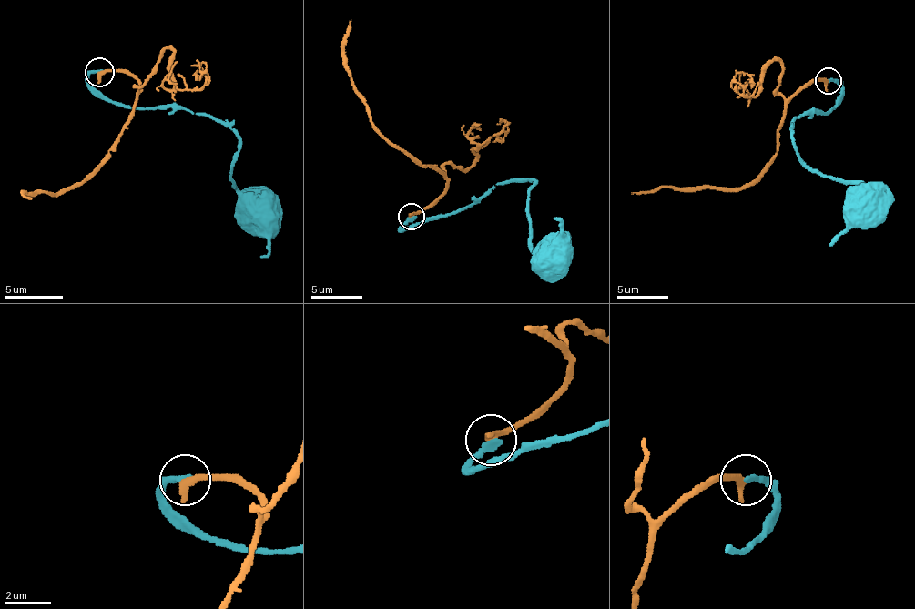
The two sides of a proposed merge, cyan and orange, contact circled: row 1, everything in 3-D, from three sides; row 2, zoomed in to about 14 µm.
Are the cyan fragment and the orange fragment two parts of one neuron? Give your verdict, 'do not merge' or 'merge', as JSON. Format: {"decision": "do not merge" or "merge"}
{"decision": "do not merge"}

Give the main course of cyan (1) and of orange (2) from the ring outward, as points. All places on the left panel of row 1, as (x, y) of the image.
1: (100, 71), (88, 80), (135, 108), (189, 108), (225, 120), (239, 135), (233, 187), (245, 210), (259, 213)
2: (100, 71), (126, 71), (137, 83), (115, 149), (71, 187), (27, 193), (25, 196), (30, 198)

